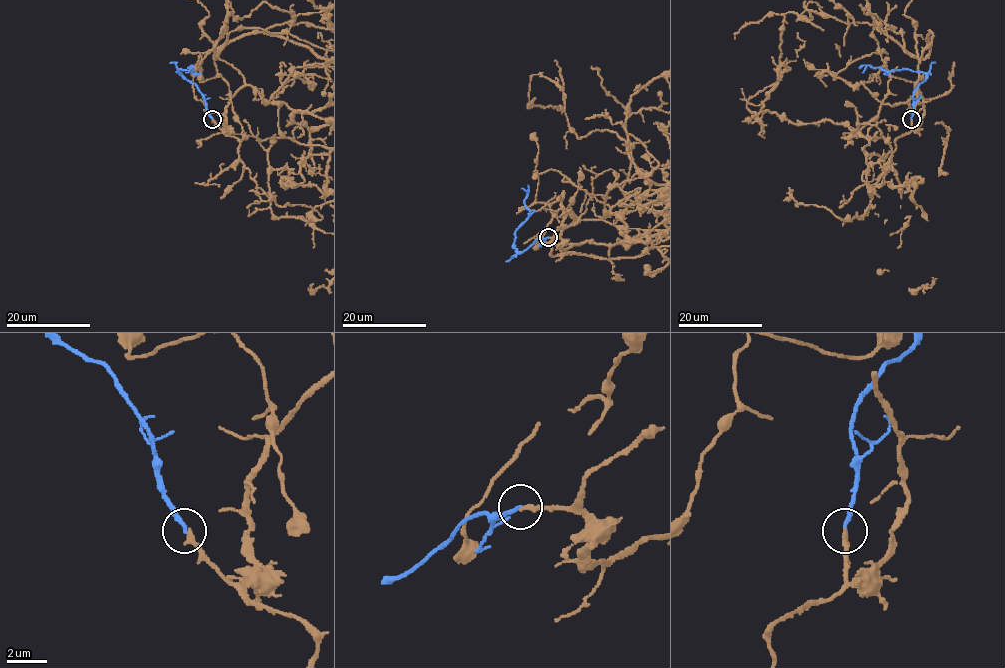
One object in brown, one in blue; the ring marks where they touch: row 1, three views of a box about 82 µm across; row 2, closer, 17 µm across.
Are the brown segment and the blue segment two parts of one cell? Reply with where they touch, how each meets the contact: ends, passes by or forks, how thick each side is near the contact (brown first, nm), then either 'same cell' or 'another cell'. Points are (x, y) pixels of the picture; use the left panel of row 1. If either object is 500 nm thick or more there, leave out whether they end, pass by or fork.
at (212, 119); brown ends there; blue ends there; 280 nm thick on the brown side, 200 nm on the other; same cell

